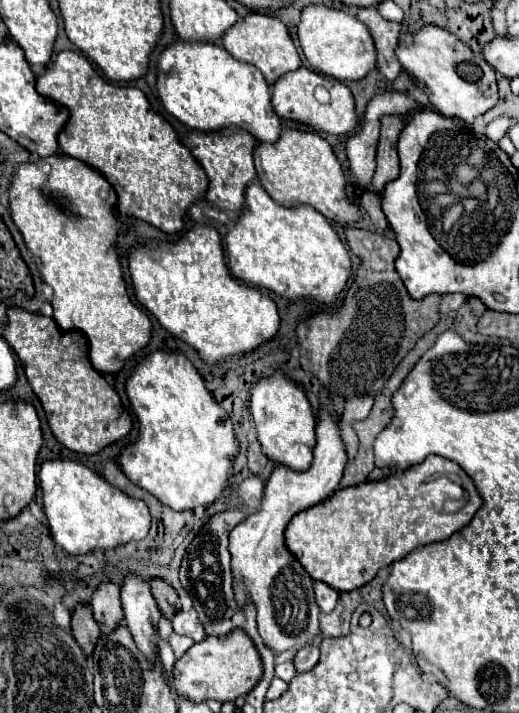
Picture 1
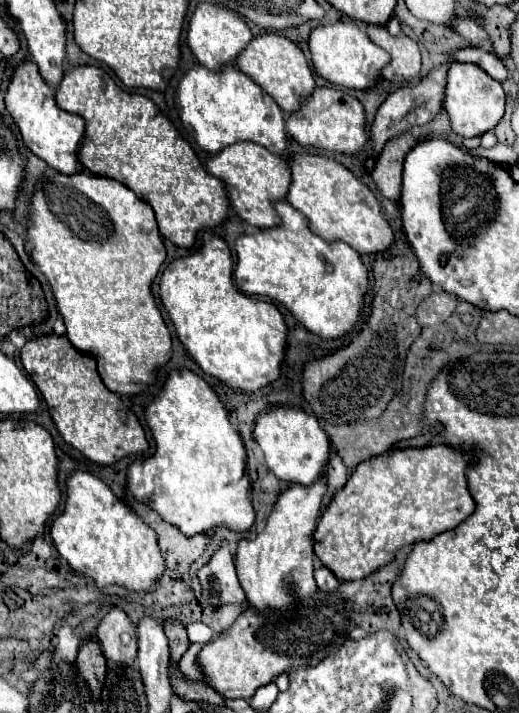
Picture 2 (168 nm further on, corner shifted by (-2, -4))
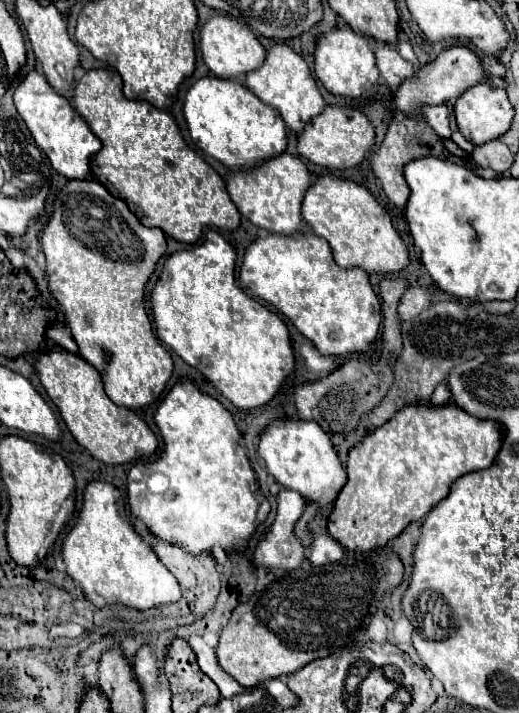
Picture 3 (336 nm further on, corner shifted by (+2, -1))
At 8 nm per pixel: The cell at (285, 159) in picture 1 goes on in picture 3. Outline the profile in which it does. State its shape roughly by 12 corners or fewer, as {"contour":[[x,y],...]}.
{"contour":[[317,177],[303,199],[335,263],[399,273],[409,253],[367,187]]}

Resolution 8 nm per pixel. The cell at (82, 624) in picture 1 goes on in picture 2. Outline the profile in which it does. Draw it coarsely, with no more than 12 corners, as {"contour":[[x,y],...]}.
{"contour":[[95,638],[79,648],[77,666],[95,696],[107,670]]}

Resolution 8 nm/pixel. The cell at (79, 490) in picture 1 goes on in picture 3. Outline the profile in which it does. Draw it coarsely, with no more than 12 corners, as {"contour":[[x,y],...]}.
{"contour":[[87,485],[63,541],[67,573],[99,609],[181,599],[133,529],[121,493]]}

